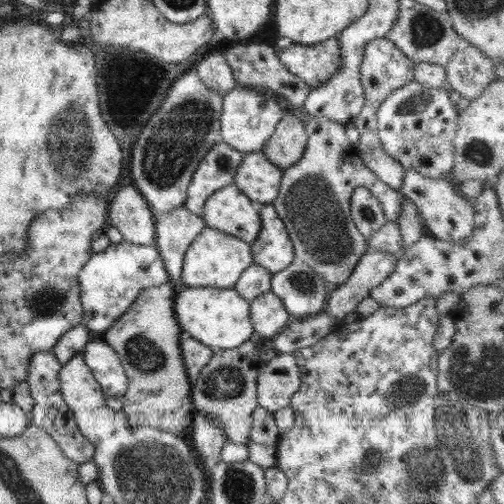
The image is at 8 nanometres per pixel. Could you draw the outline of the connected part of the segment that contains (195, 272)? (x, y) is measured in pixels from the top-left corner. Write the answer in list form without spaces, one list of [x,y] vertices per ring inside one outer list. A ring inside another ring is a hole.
[[[205,226],[201,234],[188,246],[183,258],[181,281],[188,287],[212,286],[218,288],[233,288],[240,274],[254,263],[251,245],[235,238],[233,235],[222,233]]]

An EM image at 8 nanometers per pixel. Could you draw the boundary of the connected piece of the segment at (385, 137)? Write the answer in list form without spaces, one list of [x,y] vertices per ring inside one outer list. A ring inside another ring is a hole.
[[[412,81],[394,90],[377,110],[378,138],[386,154],[395,158],[404,169],[414,168],[414,171],[430,179],[446,177],[454,167],[453,140],[457,135],[459,110],[450,101],[448,93],[444,87],[430,88],[425,84]]]

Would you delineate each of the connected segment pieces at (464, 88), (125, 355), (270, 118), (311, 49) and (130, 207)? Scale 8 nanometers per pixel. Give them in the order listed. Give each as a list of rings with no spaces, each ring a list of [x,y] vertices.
[[[472,44],[464,51],[456,50],[444,67],[453,91],[470,101],[497,78],[495,64]]]
[[[164,283],[142,290],[130,310],[103,332],[103,341],[114,349],[128,377],[128,390],[121,399],[129,424],[182,435],[190,426],[195,406],[180,348],[182,330],[174,313],[172,287],[172,283]]]
[[[237,86],[223,96],[223,111],[220,115],[221,137],[226,144],[243,153],[258,152],[274,134],[282,117],[282,108],[275,98],[260,95],[250,88]]]
[[[335,36],[313,45],[292,43],[288,48],[276,50],[280,62],[309,87],[326,84],[343,63],[339,40]]]
[[[124,184],[117,187],[108,202],[108,225],[112,226],[124,237],[125,242],[142,246],[153,246],[156,243],[156,221],[155,213],[151,211],[150,205],[133,184]]]

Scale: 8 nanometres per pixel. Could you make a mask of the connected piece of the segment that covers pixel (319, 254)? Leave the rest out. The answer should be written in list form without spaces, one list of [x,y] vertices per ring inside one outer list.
[[[318,116],[304,120],[307,143],[302,158],[294,164],[285,168],[282,176],[282,188],[278,192],[278,198],[271,206],[276,210],[278,216],[283,220],[288,232],[288,237],[293,245],[295,258],[301,259],[308,266],[311,266],[324,280],[336,286],[343,285],[353,273],[356,263],[367,251],[366,240],[351,219],[351,198],[356,188],[366,188],[372,195],[382,203],[385,218],[397,220],[402,214],[404,196],[396,190],[392,190],[382,180],[378,179],[355,150],[355,146],[346,136],[345,123],[334,122],[328,117]]]

